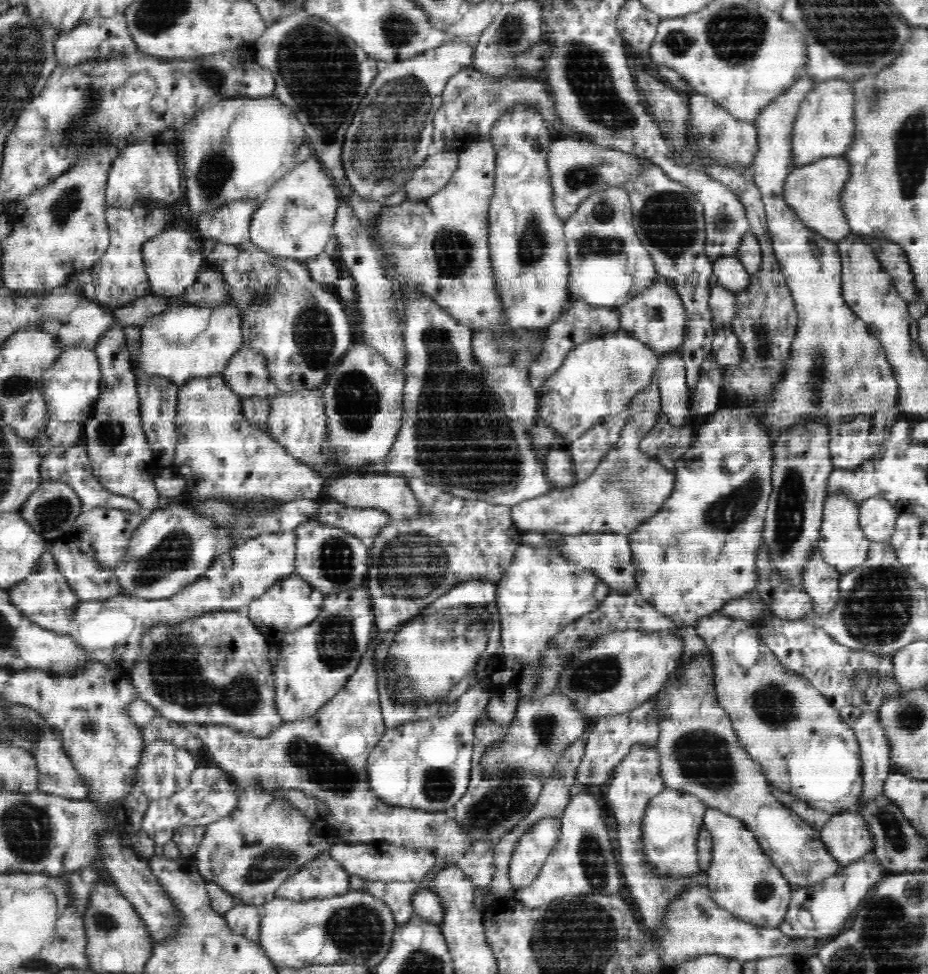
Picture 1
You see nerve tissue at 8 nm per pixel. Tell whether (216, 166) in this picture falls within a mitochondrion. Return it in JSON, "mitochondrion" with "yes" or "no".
{"mitochondrion":"yes"}

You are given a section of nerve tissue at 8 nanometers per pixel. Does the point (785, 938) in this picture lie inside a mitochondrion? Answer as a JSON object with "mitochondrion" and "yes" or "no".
{"mitochondrion":"no"}

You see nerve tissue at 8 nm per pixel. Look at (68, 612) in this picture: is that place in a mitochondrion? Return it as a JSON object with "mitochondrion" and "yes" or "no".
{"mitochondrion":"yes"}

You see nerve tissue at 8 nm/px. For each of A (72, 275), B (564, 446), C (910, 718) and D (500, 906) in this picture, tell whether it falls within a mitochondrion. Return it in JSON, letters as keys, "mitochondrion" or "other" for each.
{"A":"other","B":"other","C":"mitochondrion","D":"other"}

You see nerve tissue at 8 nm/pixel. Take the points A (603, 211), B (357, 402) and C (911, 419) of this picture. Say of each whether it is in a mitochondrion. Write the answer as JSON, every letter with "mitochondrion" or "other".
{"A":"mitochondrion","B":"mitochondrion","C":"other"}

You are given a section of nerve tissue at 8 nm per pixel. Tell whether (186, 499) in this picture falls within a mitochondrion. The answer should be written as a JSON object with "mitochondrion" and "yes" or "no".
{"mitochondrion":"no"}

